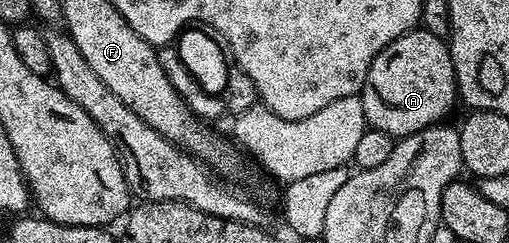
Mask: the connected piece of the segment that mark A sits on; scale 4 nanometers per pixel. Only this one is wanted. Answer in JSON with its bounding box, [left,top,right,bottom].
[361,26,457,138]

